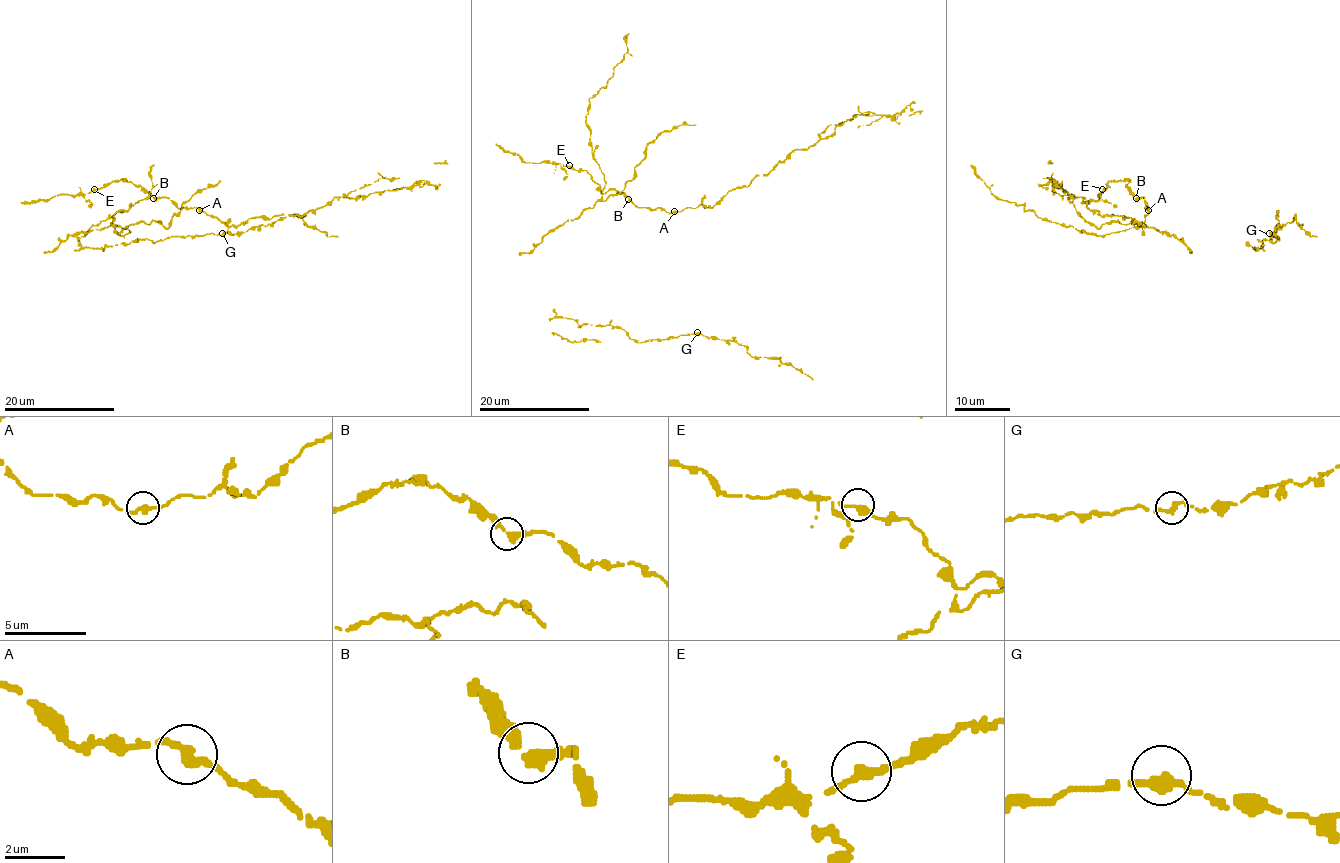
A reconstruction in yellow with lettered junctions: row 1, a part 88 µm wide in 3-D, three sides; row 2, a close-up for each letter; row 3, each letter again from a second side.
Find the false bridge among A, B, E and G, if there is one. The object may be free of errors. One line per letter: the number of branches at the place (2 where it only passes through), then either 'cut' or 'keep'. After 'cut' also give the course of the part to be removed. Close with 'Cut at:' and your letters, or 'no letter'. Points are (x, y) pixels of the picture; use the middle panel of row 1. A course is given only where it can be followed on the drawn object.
A: branches 2; keep
B: branches 2; keep
E: branches 2; keep
G: branches 2; keep
Cut at: no letter

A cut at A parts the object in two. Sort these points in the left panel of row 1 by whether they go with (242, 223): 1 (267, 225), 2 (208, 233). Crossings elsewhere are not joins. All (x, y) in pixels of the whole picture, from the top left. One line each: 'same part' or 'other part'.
1: other part
2: other part

